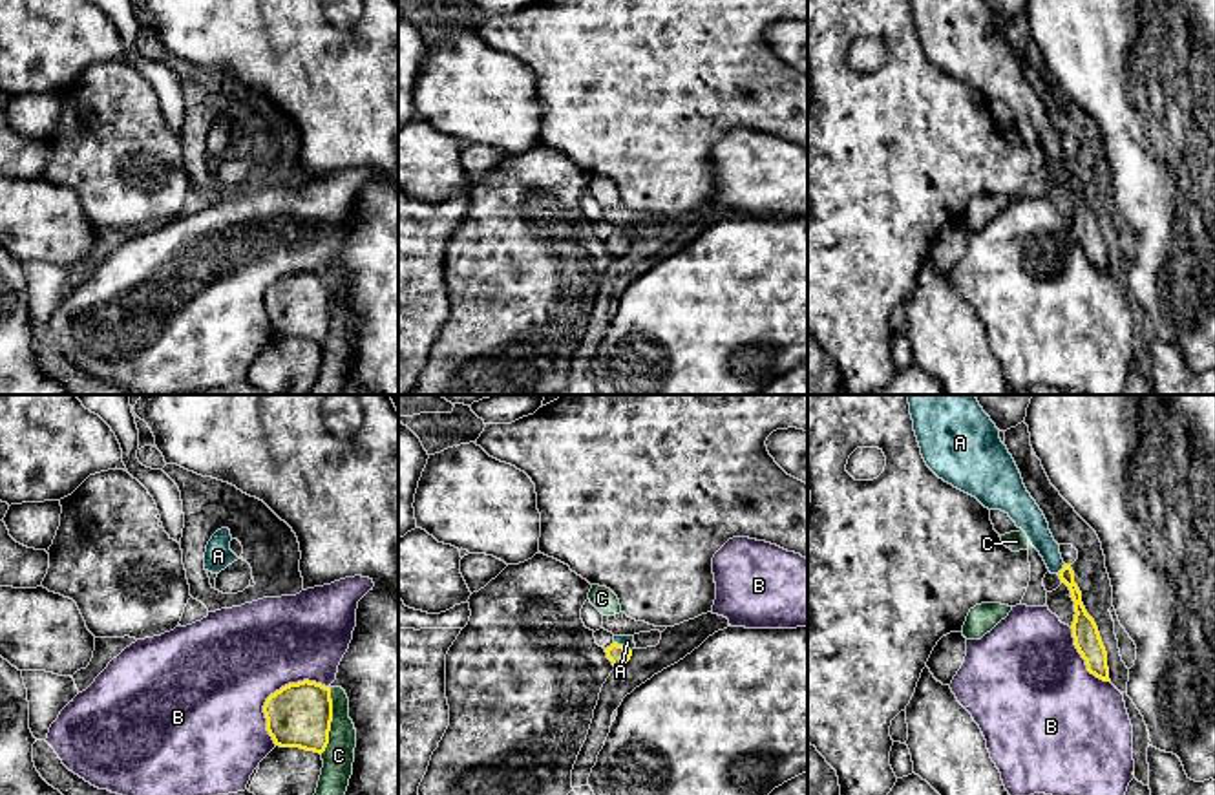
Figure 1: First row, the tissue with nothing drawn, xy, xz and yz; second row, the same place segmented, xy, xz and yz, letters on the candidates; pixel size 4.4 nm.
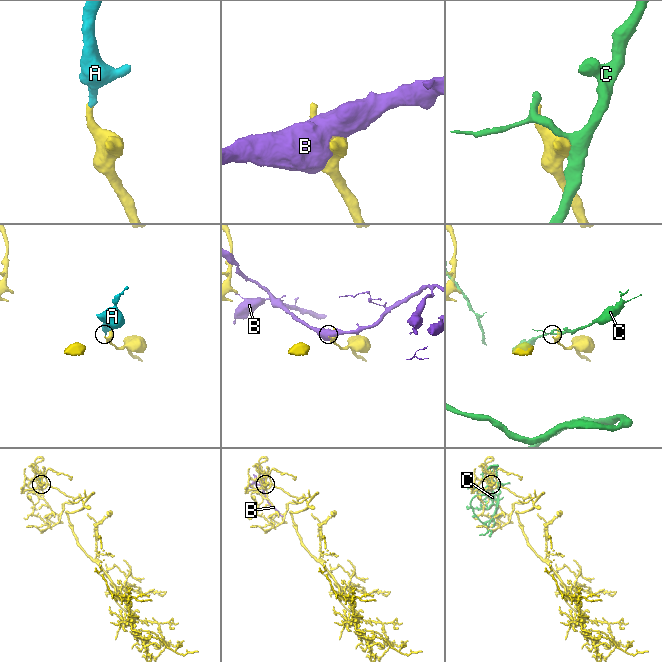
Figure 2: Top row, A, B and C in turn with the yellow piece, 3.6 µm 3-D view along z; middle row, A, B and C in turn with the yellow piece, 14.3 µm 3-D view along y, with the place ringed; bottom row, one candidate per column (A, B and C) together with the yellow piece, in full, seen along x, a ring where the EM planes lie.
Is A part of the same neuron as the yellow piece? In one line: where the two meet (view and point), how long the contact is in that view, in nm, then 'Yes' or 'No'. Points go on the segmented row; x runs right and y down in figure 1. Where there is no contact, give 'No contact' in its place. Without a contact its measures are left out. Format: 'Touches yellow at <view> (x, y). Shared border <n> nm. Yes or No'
Touches yellow at xz (622, 646). Shared border 90 nm. Yes

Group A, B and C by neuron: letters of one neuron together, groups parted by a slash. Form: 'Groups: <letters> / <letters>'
Groups: A / B / C

